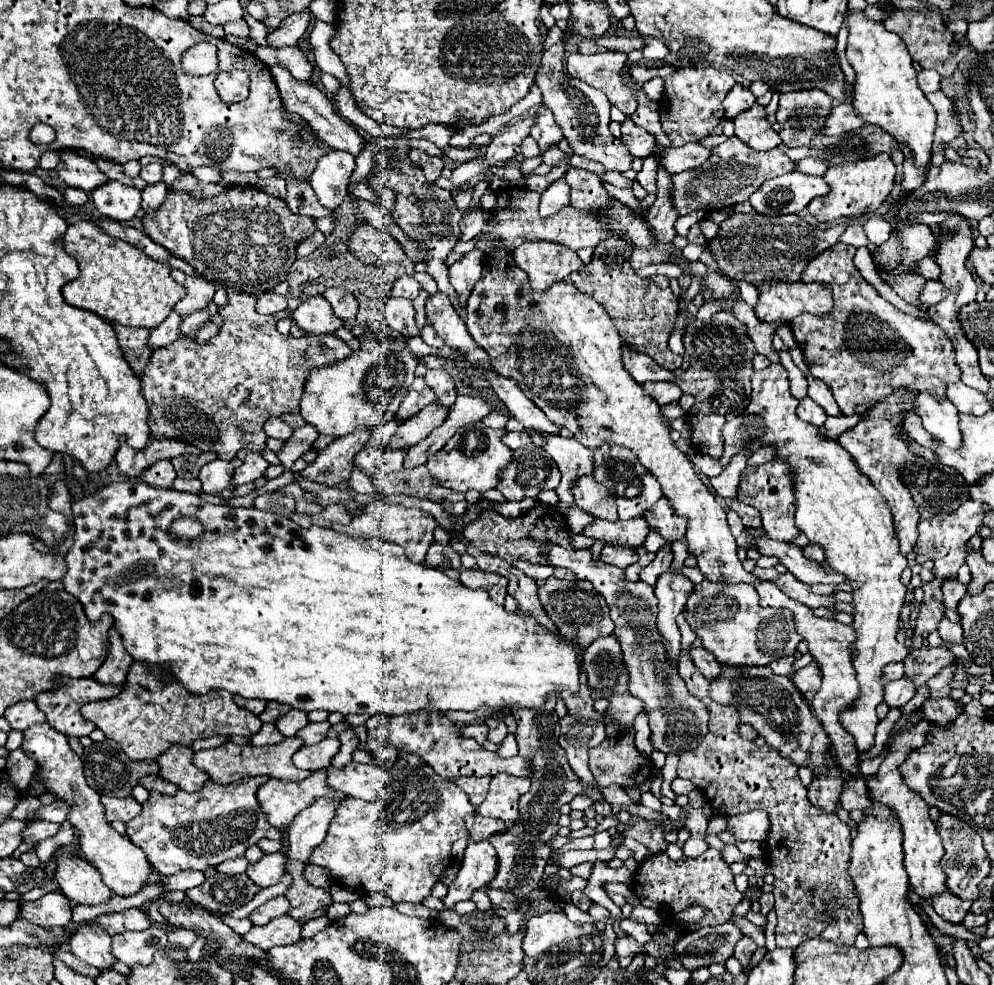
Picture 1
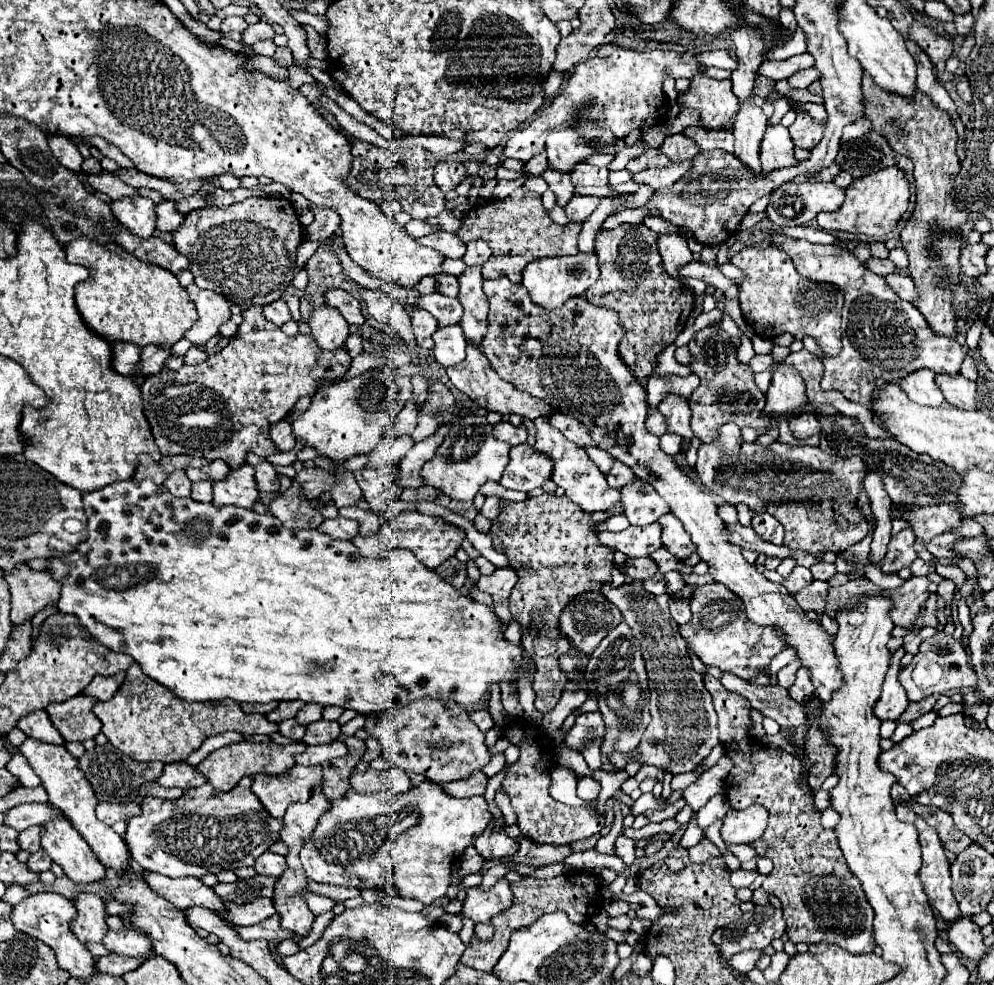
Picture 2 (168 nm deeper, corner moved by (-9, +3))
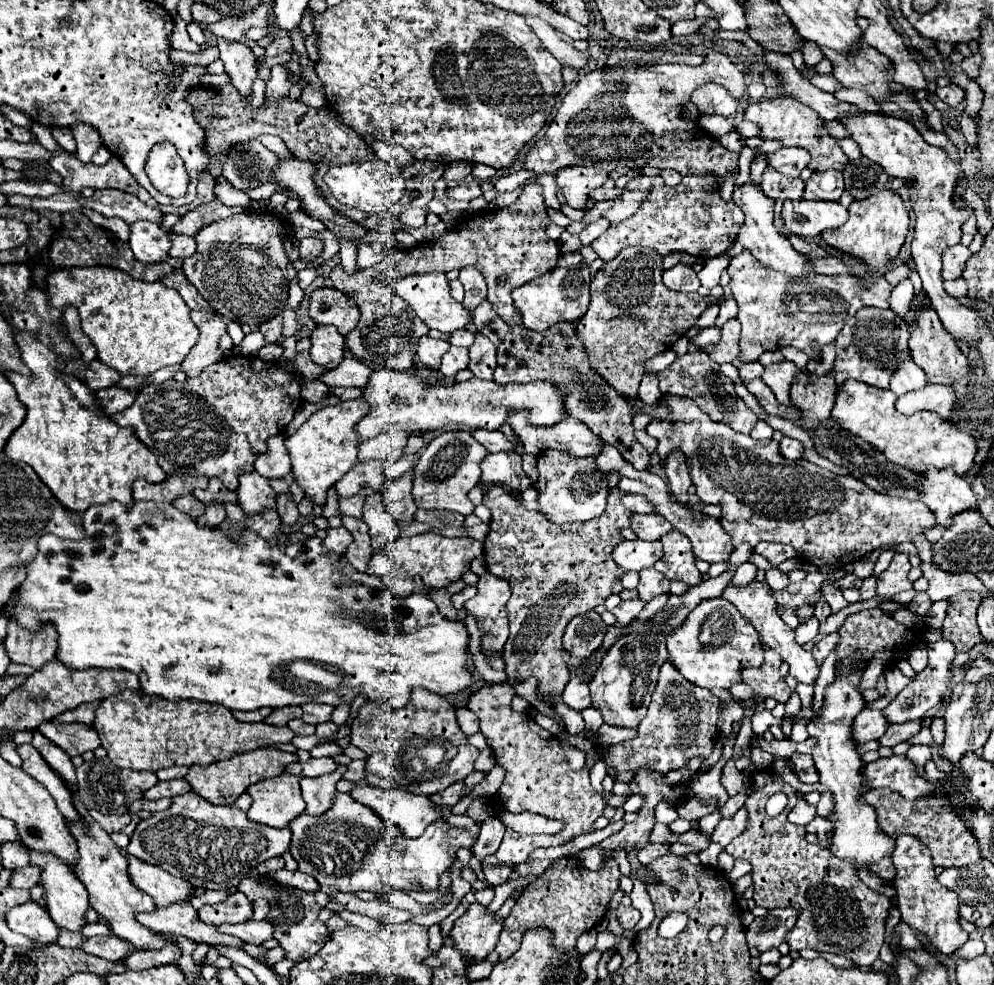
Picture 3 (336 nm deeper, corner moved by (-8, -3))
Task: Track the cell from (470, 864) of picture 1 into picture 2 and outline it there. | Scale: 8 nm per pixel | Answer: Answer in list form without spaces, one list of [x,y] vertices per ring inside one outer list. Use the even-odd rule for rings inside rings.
[[[500,878],[490,890],[480,890],[472,886],[466,890],[466,900],[462,914],[478,922],[488,922],[494,914],[508,908],[512,904],[512,890],[506,878]]]

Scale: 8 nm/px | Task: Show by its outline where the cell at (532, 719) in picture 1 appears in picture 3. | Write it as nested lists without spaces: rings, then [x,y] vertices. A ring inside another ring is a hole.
[[[493,486],[483,498],[483,504],[493,514],[489,524],[489,534],[483,542],[485,566],[487,566],[487,572],[509,580],[509,586],[511,586],[511,598],[507,602],[511,636],[503,648],[505,672],[533,674],[539,680],[539,692],[537,692],[539,696],[549,696],[551,700],[555,700],[557,696],[563,694],[569,682],[567,660],[571,658],[571,654],[561,648],[561,636],[569,620],[573,620],[573,616],[583,616],[585,612],[603,604],[607,596],[619,594],[623,590],[621,586],[623,570],[617,568],[611,552],[623,540],[621,530],[631,526],[629,520],[633,514],[621,504],[621,494],[623,490],[619,490],[617,486],[610,490],[607,507],[599,518],[593,518],[589,522],[577,522],[577,524],[561,524],[561,526],[551,524],[541,512],[527,510],[523,504],[515,502],[509,490],[503,486]]]

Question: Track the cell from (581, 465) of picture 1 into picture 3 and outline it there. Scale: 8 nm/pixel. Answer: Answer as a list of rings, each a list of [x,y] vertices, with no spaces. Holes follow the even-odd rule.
[[[625,494],[625,496],[621,496],[621,502],[623,502],[631,512],[637,512],[637,514],[655,514],[655,512],[657,512],[655,504],[651,504],[645,496]]]

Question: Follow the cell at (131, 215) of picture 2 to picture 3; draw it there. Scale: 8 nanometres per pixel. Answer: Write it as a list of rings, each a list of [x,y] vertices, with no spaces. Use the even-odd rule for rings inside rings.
[[[139,220],[131,224],[129,246],[133,250],[135,260],[143,264],[161,264],[169,258],[169,234],[157,224],[149,224]]]

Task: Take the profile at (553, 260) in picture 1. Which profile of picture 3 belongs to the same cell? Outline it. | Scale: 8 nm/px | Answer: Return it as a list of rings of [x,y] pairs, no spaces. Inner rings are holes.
[[[579,266],[577,270],[553,268],[545,272],[545,276],[539,276],[537,280],[515,288],[511,296],[521,316],[523,328],[533,332],[543,332],[559,322],[575,324],[577,320],[581,320],[581,316],[587,312],[587,306],[589,306],[589,282],[591,282],[591,276],[587,266]]]

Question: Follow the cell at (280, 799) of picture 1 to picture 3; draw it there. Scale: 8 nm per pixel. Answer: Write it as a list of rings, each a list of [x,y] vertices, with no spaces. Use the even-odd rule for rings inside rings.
[[[283,772],[275,778],[251,784],[247,788],[247,794],[253,798],[249,820],[271,828],[285,828],[303,814],[305,802],[301,798],[299,780],[299,776]]]

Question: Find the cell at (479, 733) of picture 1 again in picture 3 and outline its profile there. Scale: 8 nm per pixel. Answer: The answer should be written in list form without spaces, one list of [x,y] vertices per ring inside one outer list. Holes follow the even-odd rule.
[[[459,708],[459,710],[457,710],[457,722],[459,722],[461,730],[463,730],[467,736],[479,732],[479,720],[477,720],[477,716],[475,716],[469,708]]]

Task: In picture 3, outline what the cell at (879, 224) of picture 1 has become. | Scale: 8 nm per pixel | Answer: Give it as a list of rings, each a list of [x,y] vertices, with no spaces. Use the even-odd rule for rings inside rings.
[[[903,280],[903,282],[899,282],[899,284],[893,288],[893,292],[891,292],[891,296],[889,296],[889,308],[891,308],[897,316],[905,318],[907,312],[909,312],[911,298],[913,298],[913,284],[911,284],[911,280]]]

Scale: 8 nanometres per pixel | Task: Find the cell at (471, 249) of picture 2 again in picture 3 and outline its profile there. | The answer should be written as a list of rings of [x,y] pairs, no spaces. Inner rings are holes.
[[[467,266],[461,270],[459,276],[463,288],[465,288],[465,298],[463,298],[463,308],[467,308],[469,312],[473,312],[477,308],[477,304],[481,304],[487,298],[487,286],[485,286],[485,278],[481,276],[481,272],[477,272],[477,268]]]

